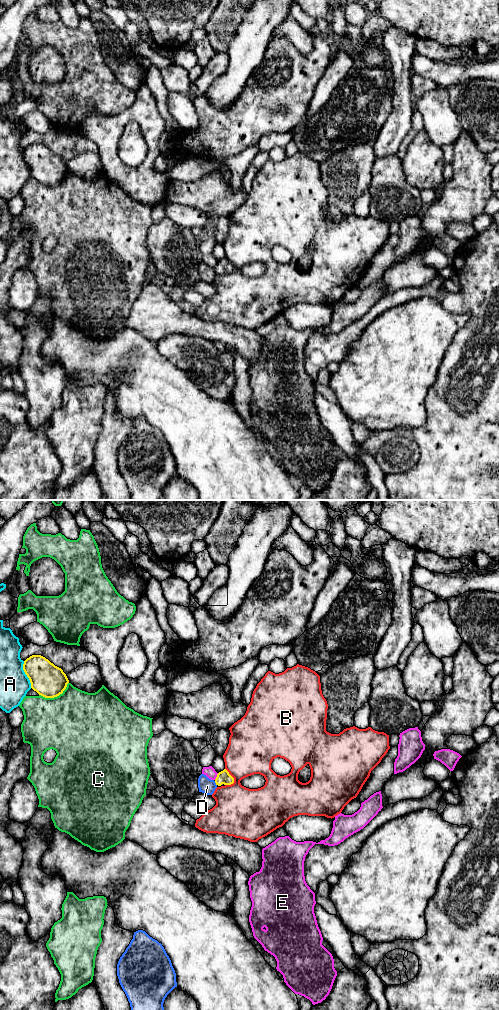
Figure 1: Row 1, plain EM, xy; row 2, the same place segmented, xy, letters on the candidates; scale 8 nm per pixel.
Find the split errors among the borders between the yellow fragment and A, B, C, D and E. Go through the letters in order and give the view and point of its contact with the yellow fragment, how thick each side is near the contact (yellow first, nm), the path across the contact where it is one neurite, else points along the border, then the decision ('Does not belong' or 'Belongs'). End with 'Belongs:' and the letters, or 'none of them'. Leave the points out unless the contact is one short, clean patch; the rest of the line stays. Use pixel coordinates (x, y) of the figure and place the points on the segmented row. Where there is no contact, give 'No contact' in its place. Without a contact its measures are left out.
A: Touches yellow at xy (25, 673). Thickness 260 nm (yellow) against 240 nm. Does not belong
B: Touches yellow at xy (232, 777). Thickness 110 nm (yellow) against 360 nm. Does not belong
C: Touches yellow at xy (55, 696). Thickness 260 nm (yellow) against 480 nm. Does not belong
D: Touches yellow at xy (215, 782). Thickness 110 nm (yellow) against 130 nm. Boundary: xy (214, 781), (216, 785). Does not belong
E: Touches yellow at xy (217, 776). Thickness 110 nm (yellow) against 90 nm. Does not belong
Belongs: none of them

